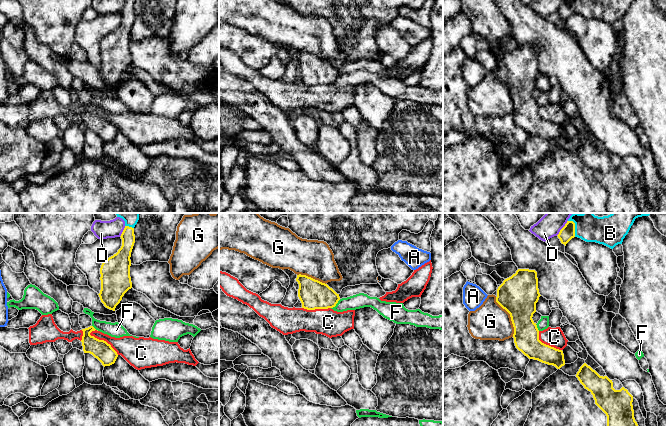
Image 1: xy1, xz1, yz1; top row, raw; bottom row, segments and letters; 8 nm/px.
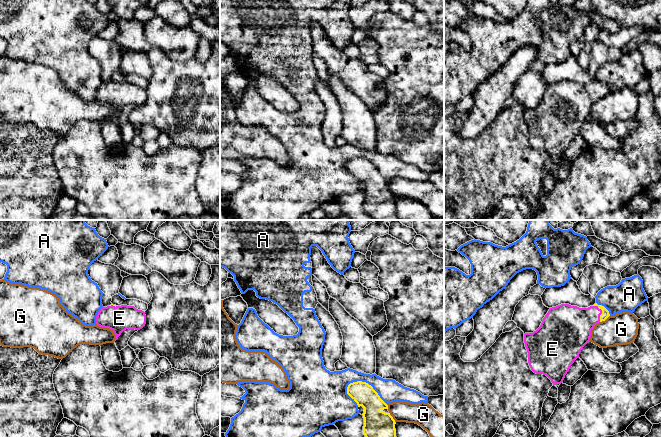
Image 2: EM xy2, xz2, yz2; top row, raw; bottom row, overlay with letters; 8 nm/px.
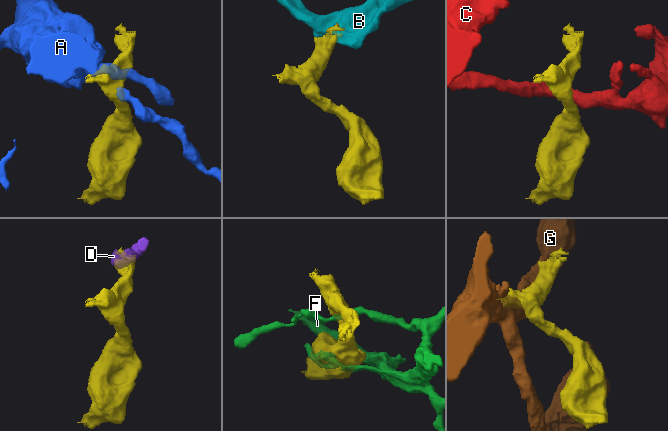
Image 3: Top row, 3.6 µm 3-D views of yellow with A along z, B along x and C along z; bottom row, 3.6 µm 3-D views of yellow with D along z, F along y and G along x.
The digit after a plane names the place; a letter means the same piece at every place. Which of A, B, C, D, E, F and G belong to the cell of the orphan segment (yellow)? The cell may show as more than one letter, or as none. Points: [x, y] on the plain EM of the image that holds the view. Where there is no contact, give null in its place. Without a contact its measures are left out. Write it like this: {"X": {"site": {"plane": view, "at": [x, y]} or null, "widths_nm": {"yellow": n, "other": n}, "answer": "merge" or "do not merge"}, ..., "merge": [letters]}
{"A": {"site": {"plane": "xz2", "at": [367, 159]}, "widths_nm": {"yellow": 180, "other": 190}, "answer": "do not merge"}, "B": {"site": {"plane": "yz1", "at": [574, 6]}, "widths_nm": {"yellow": 110, "other": 160}, "answer": "merge"}, "C": {"site": {"plane": "xy1", "at": [103, 116]}, "widths_nm": {"yellow": 160, "other": 200}, "answer": "do not merge"}, "D": {"site": {"plane": "yz1", "at": [560, 6]}, "widths_nm": {"yellow": 110, "other": 130}, "answer": "do not merge"}, "E": {"site": {"plane": "yz2", "at": [602, 88]}, "widths_nm": {"yellow": 70, "other": 280}, "answer": "merge"}, "F": {"site": {"plane": "xz1", "at": [336, 79]}, "widths_nm": {"yellow": 240, "other": 120}, "answer": "do not merge"}, "G": {"site": {"plane": "yz1", "at": [510, 92]}, "widths_nm": {"yellow": 320, "other": 300}, "answer": "do not merge"}, "merge": ["B", "E"]}

